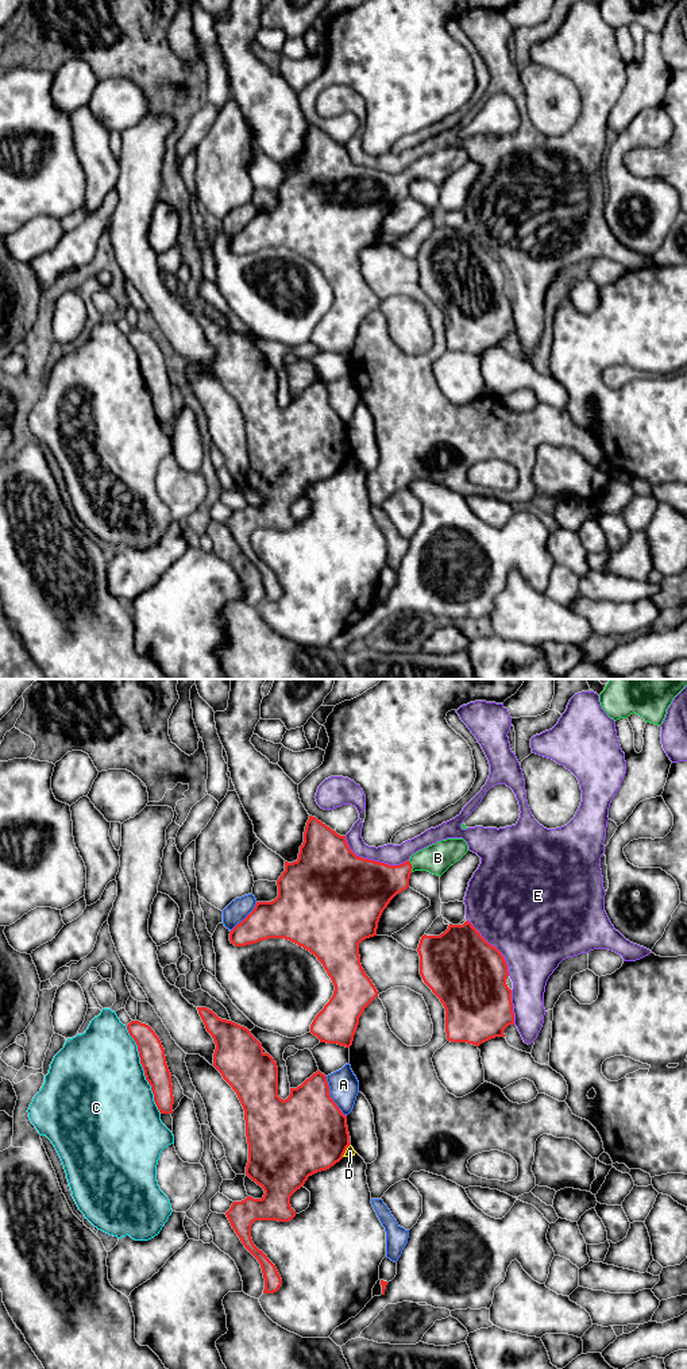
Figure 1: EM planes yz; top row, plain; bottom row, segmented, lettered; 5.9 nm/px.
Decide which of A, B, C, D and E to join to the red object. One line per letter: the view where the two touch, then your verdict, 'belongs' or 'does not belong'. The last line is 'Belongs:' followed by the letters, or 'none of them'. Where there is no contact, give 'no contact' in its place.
A: contact in yz; does not belong
B: contact in yz; belongs
C: contact in yz; does not belong
D: contact in yz; does not belong
E: contact in yz; does not belong
Belongs: B

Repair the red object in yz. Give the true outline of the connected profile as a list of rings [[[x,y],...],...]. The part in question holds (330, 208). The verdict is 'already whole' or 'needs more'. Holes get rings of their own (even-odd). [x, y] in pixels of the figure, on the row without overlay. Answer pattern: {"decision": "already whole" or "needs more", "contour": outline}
{"decision": "needs more", "contour": [[[309,124],[298,167],[285,170],[285,180],[277,189],[278,205],[271,211],[256,211],[254,219],[229,242],[235,255],[246,255],[269,247],[285,247],[309,259],[323,273],[335,300],[316,324],[310,342],[320,351],[350,356],[364,317],[378,300],[360,273],[359,252],[377,244],[378,231],[390,209],[409,196],[410,182],[428,180],[441,185],[468,161],[463,147],[437,150],[410,165],[400,174],[356,165],[346,144]]]}

